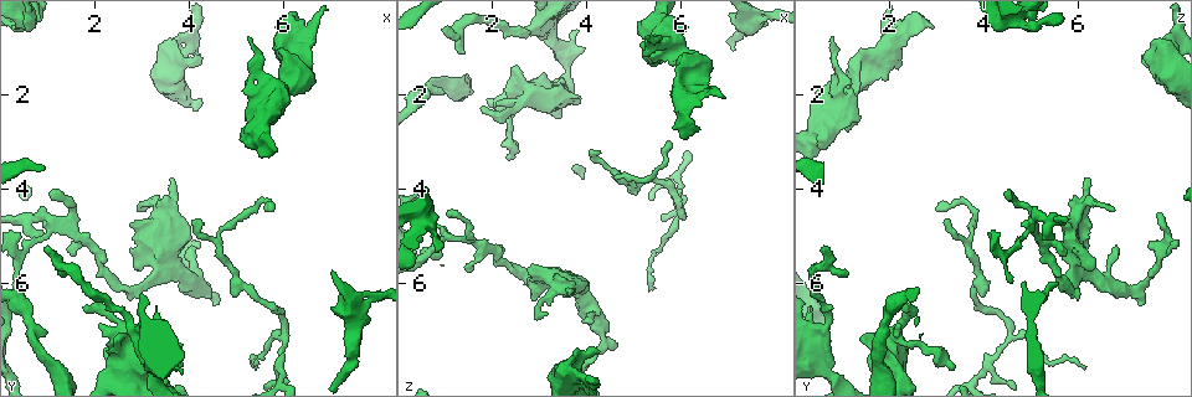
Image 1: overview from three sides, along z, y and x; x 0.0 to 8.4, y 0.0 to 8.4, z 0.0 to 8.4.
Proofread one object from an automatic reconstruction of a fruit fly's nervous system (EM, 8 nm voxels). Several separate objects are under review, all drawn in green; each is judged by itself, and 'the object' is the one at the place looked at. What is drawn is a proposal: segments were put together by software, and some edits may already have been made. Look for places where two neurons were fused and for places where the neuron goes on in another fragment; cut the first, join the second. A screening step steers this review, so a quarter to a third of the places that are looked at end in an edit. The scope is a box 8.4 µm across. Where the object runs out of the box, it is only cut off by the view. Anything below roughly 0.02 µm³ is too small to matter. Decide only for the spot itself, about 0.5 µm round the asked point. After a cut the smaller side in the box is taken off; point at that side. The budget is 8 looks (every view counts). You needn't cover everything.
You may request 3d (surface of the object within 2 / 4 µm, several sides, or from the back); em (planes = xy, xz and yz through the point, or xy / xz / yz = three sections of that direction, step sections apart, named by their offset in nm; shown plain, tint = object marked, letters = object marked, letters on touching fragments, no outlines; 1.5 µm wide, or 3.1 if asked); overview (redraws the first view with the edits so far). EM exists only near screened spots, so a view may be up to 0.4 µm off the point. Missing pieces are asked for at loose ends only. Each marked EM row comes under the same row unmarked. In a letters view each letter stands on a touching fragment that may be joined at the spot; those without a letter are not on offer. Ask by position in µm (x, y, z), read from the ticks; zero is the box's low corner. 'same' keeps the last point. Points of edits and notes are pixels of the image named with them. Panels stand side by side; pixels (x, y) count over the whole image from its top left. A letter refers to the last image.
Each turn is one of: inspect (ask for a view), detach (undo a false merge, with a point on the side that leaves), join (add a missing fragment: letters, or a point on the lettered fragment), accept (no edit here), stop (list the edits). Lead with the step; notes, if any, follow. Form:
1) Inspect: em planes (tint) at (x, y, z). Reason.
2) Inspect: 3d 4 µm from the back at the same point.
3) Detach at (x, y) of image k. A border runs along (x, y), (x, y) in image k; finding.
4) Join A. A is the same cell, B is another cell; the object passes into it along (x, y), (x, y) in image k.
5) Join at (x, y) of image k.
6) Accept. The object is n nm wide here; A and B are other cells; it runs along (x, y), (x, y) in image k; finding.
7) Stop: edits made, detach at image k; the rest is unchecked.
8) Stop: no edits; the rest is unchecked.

Inspect: 3d 2 µm at (3.65, 3.80, 6.25). An open end.

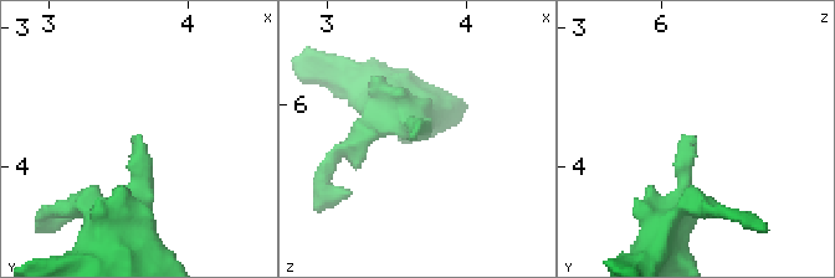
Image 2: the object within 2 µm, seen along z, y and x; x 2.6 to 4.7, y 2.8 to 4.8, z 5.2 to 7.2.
Inspect: em xz step 8 (tint) at (3.62, 3.78, 6.22).

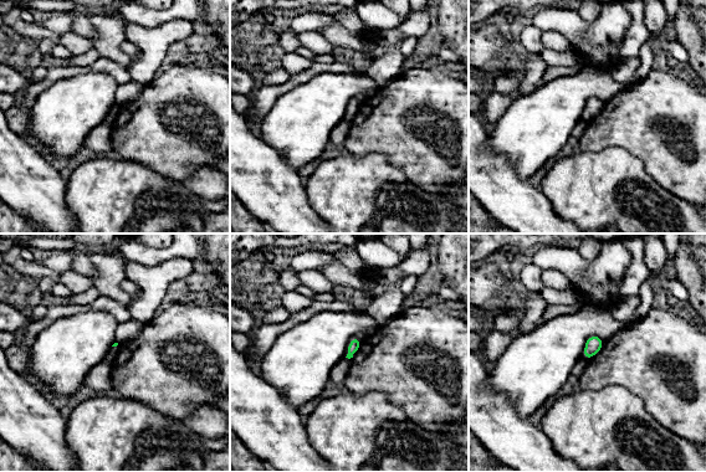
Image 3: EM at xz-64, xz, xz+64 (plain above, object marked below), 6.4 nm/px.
Inspect: em planes (letters) at the same point. Cut it another way.

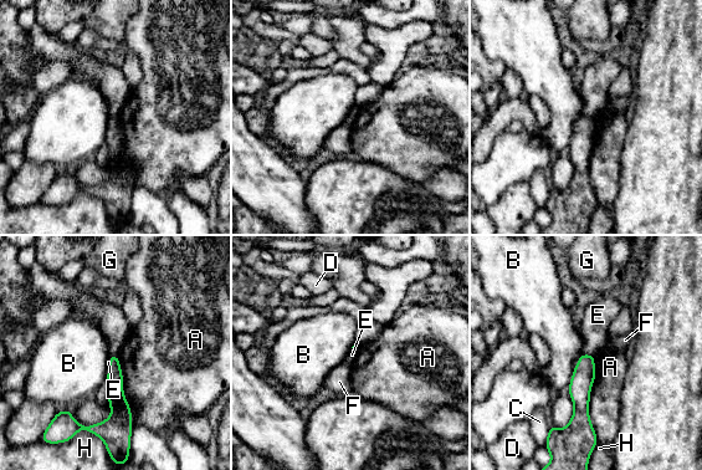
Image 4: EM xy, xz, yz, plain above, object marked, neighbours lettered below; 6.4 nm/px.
Accept. A, B, C, D, E, F, G and H are other cells; it runs along (589, 357), (582, 379), (583, 429) in image 4; none of them fits.

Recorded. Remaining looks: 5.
Inspect: em yz step 8 (letters) at (4.65, 5.25, 3.70). Sharp bend.

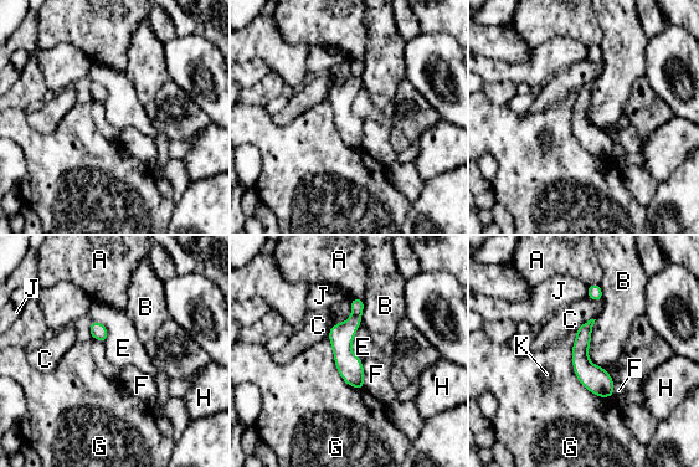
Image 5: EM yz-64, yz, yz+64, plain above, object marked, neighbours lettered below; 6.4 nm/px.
Accept. The object is 50 nm wide here; the longest contact is with G, 420 nm; A, B, C, E, F, G, H, J and K are other cells; all the same neuron.

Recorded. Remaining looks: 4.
Inspect: em planes (tint) at (1.45, 5.35, 5.75). Thin end.

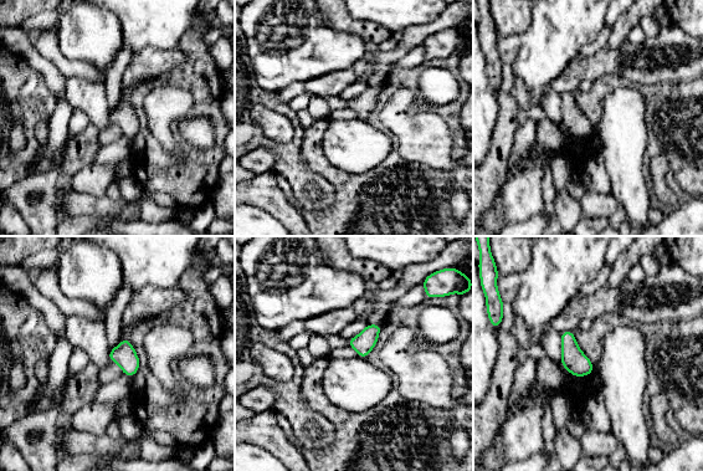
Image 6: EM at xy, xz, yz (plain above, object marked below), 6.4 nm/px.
Inspect: em planes (letters) at the same point. See the neighbours.

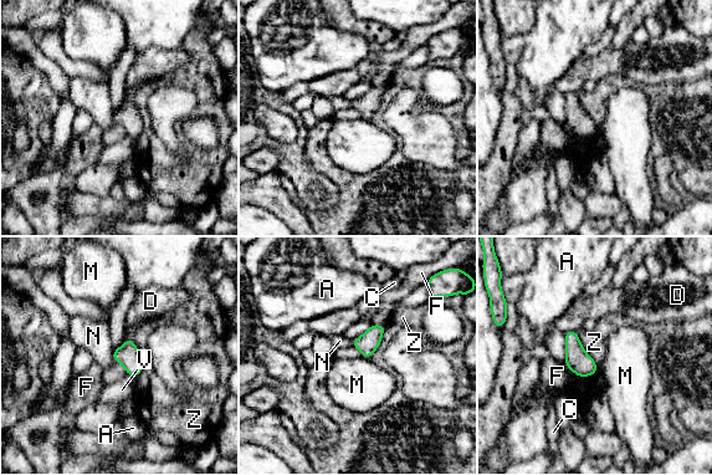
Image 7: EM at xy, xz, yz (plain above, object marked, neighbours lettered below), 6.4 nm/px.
Accept. A, C, D, F, M, N, V and Z are other cells; no lettered fragment goes on from it.

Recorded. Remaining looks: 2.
Inspect: em planes (letters) at (5.35, 7.75, 6.10). An open end.

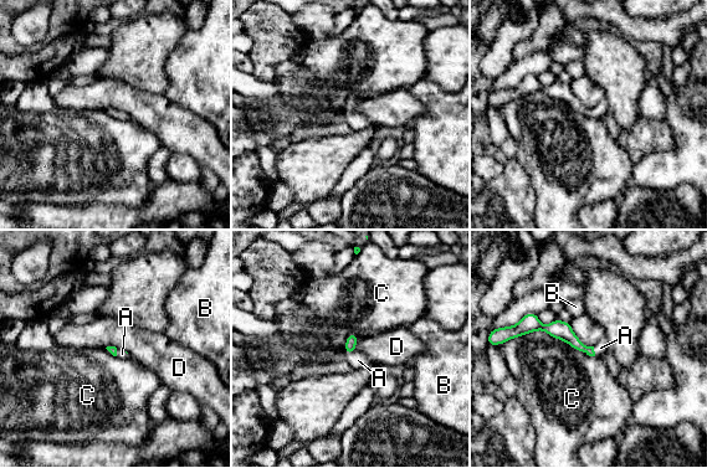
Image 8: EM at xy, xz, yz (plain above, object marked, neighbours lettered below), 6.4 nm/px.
Join A. A is the same cell, B, C and D are other cells; the object passes into it along (352, 339), (351, 353), (358, 360) in image 8; the neuron continues.

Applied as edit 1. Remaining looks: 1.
Stop: edits made, join at image 8; the rest is unchecked.

